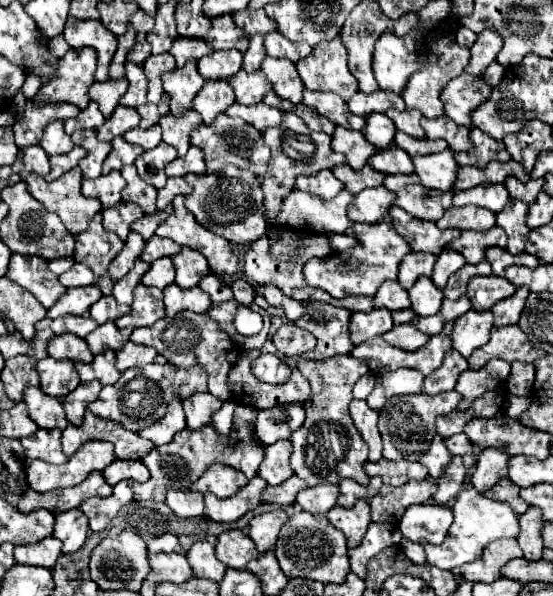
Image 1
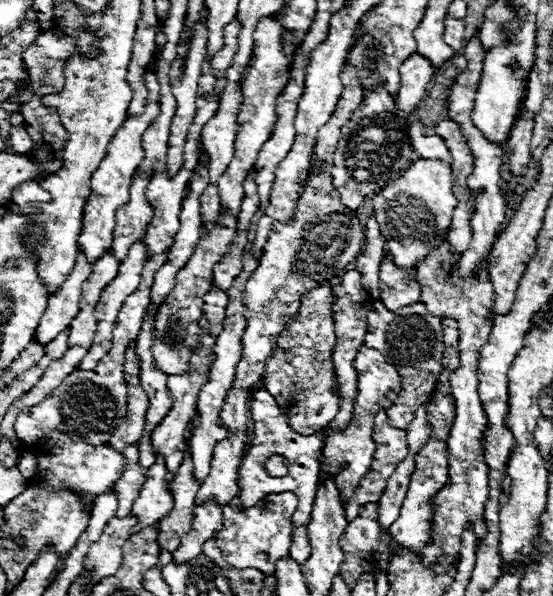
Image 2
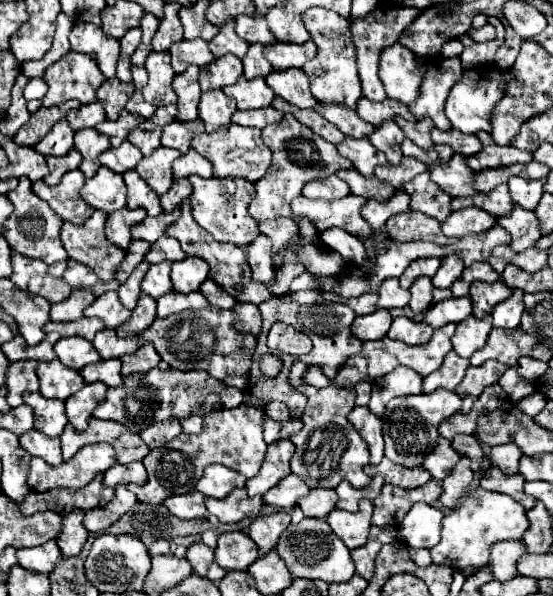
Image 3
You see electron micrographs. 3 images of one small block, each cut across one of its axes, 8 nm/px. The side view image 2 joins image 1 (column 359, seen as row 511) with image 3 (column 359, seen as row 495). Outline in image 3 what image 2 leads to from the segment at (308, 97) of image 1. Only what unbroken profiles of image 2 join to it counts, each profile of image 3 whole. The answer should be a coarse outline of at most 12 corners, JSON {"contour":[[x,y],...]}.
{"contour":[[318,104],[314,110],[342,134],[366,138],[376,126],[360,120],[354,110],[338,104]]}

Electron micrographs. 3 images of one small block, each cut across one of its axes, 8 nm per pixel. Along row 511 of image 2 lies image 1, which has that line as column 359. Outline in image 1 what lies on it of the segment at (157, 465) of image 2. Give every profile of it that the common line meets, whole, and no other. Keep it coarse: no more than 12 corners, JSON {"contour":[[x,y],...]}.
{"contour":[[336,126],[332,150],[362,170],[378,150],[362,132]]}

